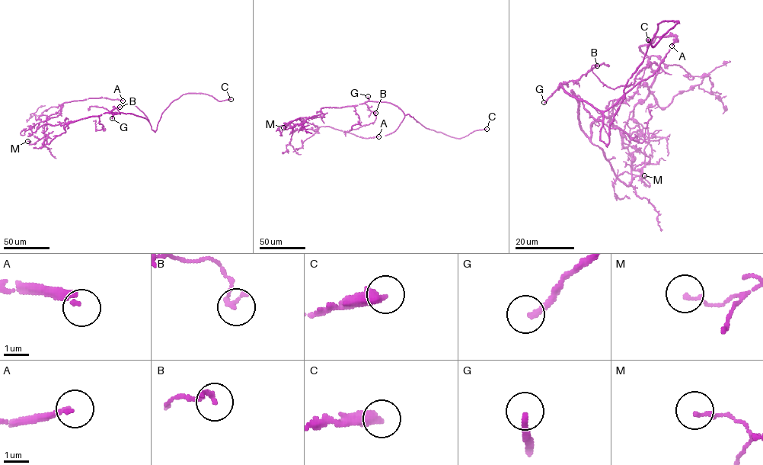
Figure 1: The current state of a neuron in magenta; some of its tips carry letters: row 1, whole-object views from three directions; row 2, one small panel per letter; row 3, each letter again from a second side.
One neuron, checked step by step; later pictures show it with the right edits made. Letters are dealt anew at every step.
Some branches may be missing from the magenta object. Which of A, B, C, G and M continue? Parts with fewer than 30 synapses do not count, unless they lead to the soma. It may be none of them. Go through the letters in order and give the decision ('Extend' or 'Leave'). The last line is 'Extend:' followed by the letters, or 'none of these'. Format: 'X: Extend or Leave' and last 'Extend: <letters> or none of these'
A: Leave
B: Leave
C: Extend
G: Extend
M: Leave
Extend: C, G

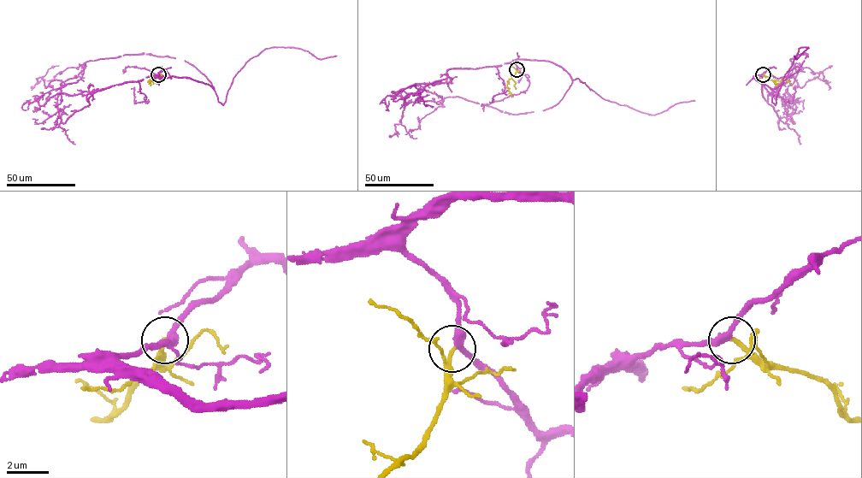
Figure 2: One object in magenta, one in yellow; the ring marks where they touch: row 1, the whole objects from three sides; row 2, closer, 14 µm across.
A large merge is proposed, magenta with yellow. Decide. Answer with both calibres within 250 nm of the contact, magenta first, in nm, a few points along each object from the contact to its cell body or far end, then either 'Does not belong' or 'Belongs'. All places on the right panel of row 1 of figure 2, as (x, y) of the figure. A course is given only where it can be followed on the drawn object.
Thickness 300 nm (magenta) against 200 nm. Course of magenta: (763, 74), (756, 76), (766, 101), (789, 79), (794, 67), (790, 59), (805, 53), (805, 58). Course of yellow: (763, 74), (775, 81), (786, 79), (790, 84). Belongs

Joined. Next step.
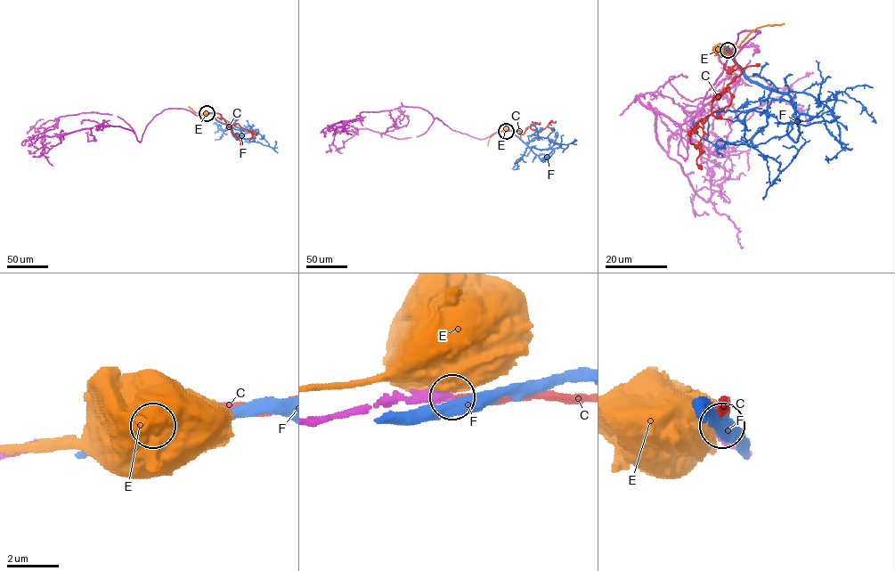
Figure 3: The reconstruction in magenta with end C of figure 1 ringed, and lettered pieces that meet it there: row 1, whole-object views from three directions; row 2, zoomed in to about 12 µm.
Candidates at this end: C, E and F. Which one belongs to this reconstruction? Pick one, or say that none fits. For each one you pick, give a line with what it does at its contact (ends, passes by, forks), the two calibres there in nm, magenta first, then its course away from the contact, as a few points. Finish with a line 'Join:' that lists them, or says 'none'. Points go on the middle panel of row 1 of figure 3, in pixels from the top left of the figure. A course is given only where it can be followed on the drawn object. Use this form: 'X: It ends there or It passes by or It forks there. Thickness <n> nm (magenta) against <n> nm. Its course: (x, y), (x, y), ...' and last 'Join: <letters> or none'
C: It ends there. Thickness 480 nm (magenta) against 280 nm. Its course: (506, 131), (524, 134), (530, 126), (541, 131), (549, 123)
Join: C

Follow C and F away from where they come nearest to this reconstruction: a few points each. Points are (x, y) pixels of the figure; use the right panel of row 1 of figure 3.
C: (728, 50), (740, 74), (712, 99), (728, 87), (730, 103), (702, 118), (691, 130), (690, 142), (700, 150)
F: (728, 51), (751, 81), (773, 90), (767, 124), (751, 142), (779, 164), (771, 185), (767, 160), (758, 154)

